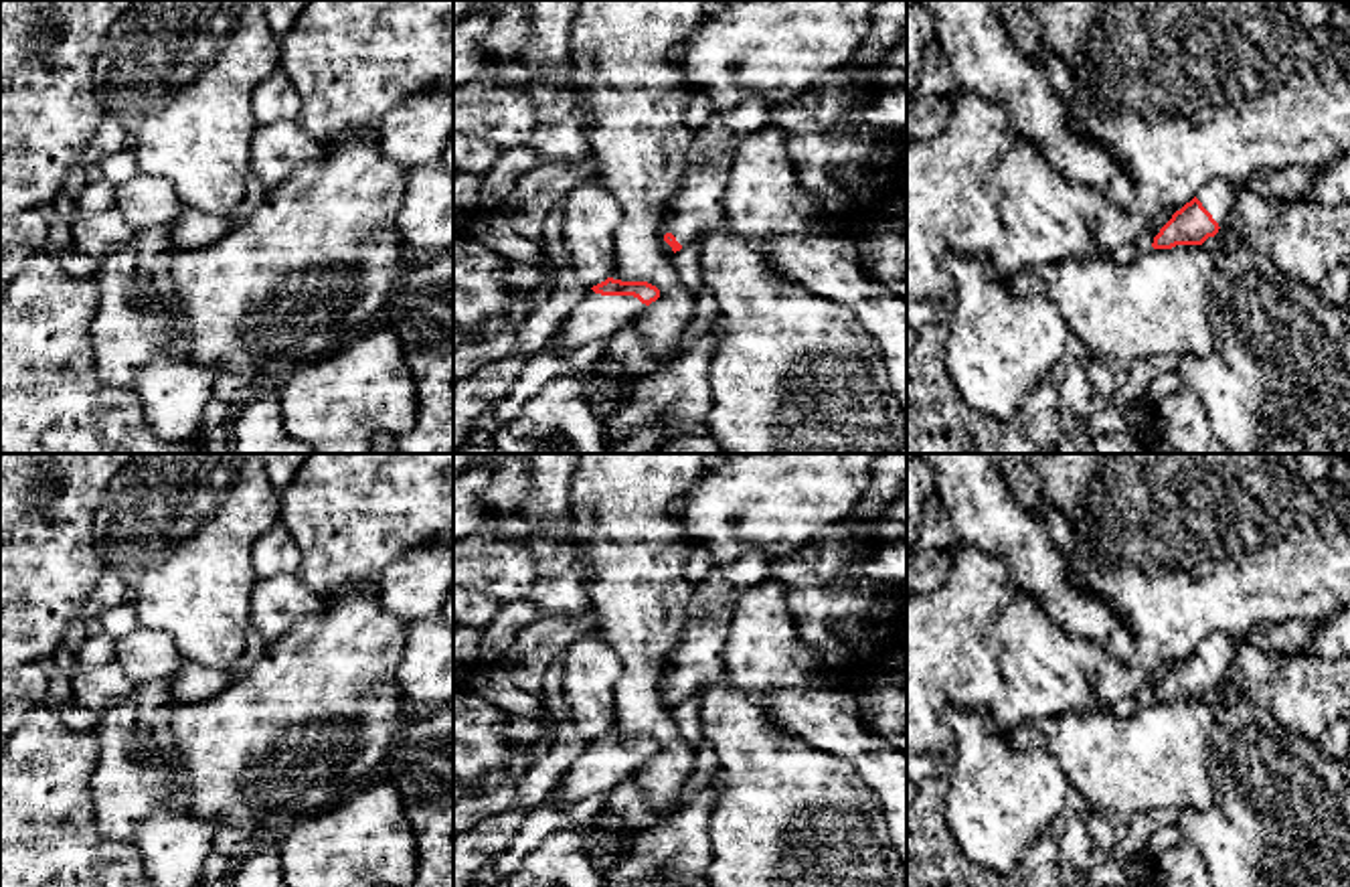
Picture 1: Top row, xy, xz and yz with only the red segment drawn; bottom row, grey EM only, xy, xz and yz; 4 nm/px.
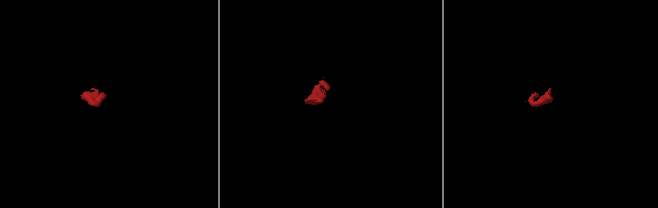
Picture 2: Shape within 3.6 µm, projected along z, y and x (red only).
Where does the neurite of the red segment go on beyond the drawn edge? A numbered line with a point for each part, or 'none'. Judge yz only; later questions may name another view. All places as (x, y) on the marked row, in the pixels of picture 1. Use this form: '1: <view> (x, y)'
1: yz (1217, 197)

